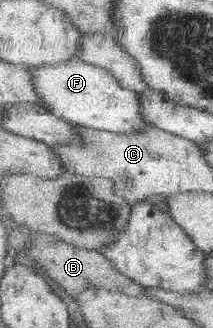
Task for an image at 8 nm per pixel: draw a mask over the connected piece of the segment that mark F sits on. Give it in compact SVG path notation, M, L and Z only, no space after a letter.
M81 58L35 67L33 84L42 98L46 112L71 121L78 126L112 133L141 132L150 126L144 117L140 94L121 86L106 68L92 65Z

